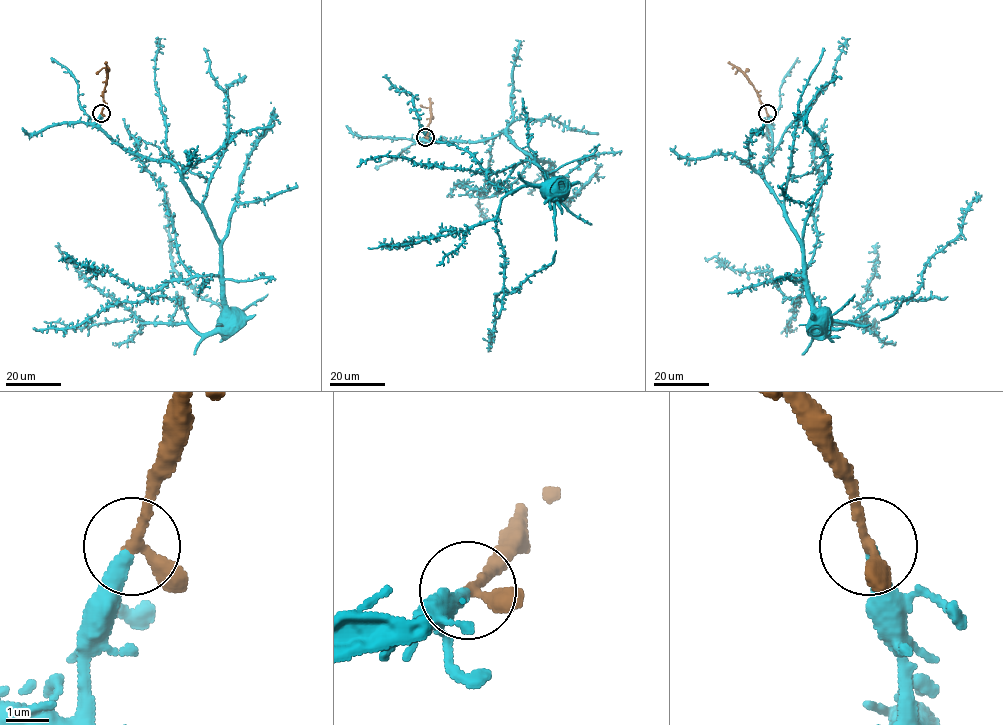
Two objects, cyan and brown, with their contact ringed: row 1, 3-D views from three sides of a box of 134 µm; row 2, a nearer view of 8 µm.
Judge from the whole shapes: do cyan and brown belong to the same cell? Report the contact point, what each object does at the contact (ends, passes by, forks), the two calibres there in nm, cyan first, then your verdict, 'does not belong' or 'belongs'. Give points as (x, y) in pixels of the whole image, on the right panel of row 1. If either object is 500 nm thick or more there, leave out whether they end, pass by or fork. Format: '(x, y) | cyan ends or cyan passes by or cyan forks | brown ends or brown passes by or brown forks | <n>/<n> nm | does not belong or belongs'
(767, 113) | cyan ends | brown passes by | 340/240 nm | belongs

